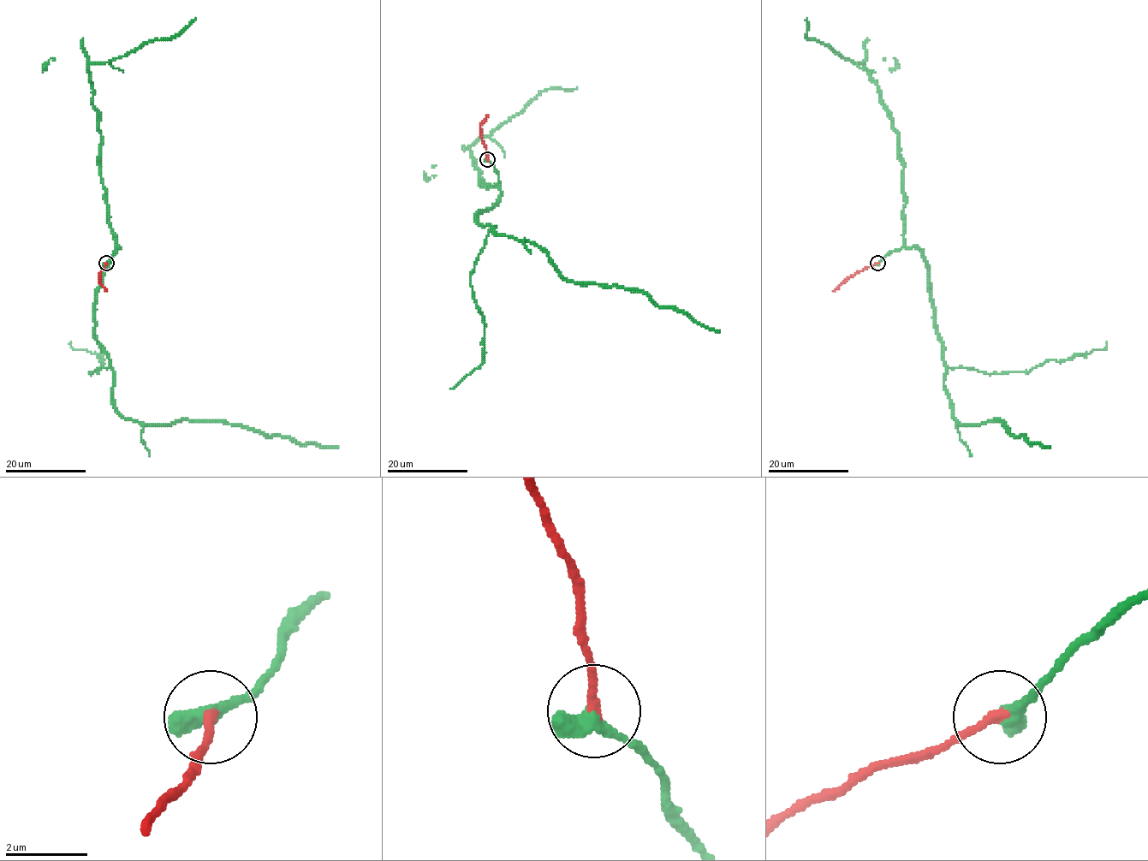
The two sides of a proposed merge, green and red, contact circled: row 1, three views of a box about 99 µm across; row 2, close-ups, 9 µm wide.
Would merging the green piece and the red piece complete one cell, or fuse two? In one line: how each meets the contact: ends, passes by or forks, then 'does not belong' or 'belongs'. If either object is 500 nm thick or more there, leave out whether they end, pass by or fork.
belongs

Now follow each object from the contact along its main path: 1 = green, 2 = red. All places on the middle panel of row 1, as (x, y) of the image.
1: (488, 159), (497, 174), (500, 198), (475, 215), (480, 224), (537, 244), (566, 279), (639, 290), (719, 331)
2: (488, 159), (480, 124), (489, 115)

